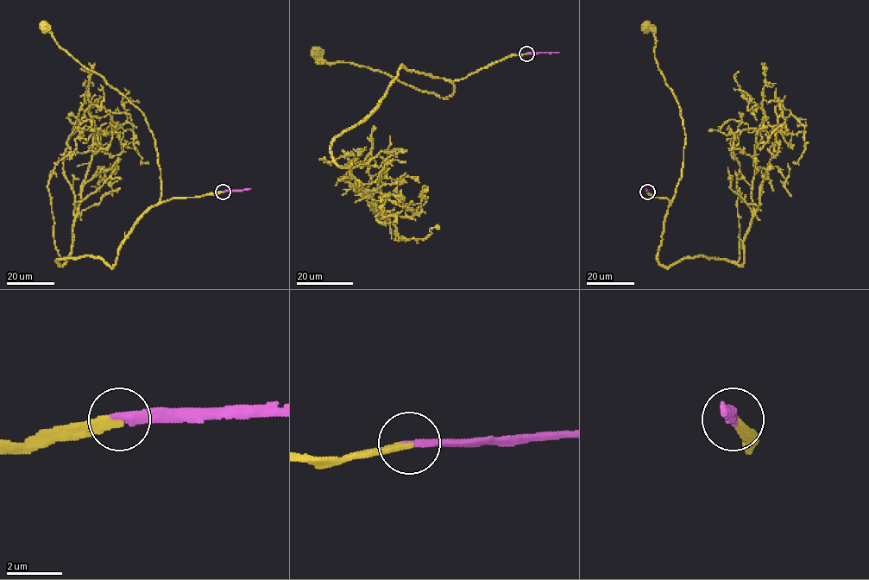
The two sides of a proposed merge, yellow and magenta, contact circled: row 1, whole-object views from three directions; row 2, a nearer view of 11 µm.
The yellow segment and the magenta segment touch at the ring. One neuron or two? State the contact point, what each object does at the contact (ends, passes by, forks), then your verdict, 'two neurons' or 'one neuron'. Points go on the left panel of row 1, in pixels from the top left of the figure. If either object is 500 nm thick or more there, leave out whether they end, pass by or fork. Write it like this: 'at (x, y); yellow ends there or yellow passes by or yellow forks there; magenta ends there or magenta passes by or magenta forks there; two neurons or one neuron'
at (223, 192); yellow ends there; magenta ends there; one neuron

